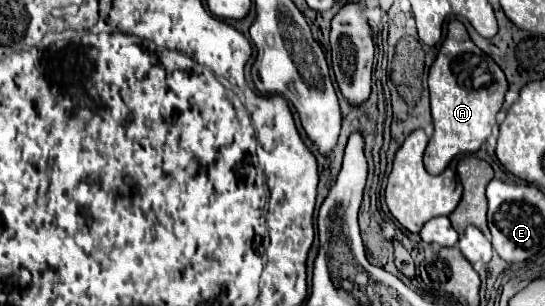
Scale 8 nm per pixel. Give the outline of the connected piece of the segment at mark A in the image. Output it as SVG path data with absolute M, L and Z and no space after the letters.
M454 18L448 22L446 40L442 42L436 60L428 70L428 88L434 134L424 152L424 166L430 174L440 174L454 156L478 152L492 134L508 82L500 66L470 40L466 26Z

